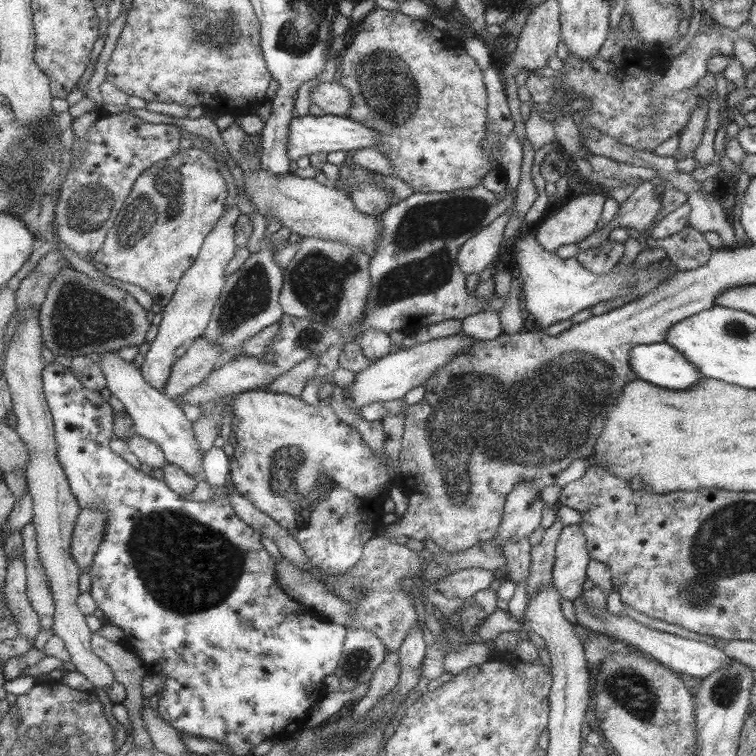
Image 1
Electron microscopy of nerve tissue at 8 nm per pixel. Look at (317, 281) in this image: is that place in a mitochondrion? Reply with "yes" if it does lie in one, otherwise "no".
yes

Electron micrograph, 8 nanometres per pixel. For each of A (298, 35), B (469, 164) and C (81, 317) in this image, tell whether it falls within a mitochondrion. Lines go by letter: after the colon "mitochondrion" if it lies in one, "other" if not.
A: mitochondrion
B: other
C: mitochondrion

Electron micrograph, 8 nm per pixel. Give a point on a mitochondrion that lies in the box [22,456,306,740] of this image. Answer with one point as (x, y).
(187, 567)

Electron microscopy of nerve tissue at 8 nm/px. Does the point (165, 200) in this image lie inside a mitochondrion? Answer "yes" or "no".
yes

